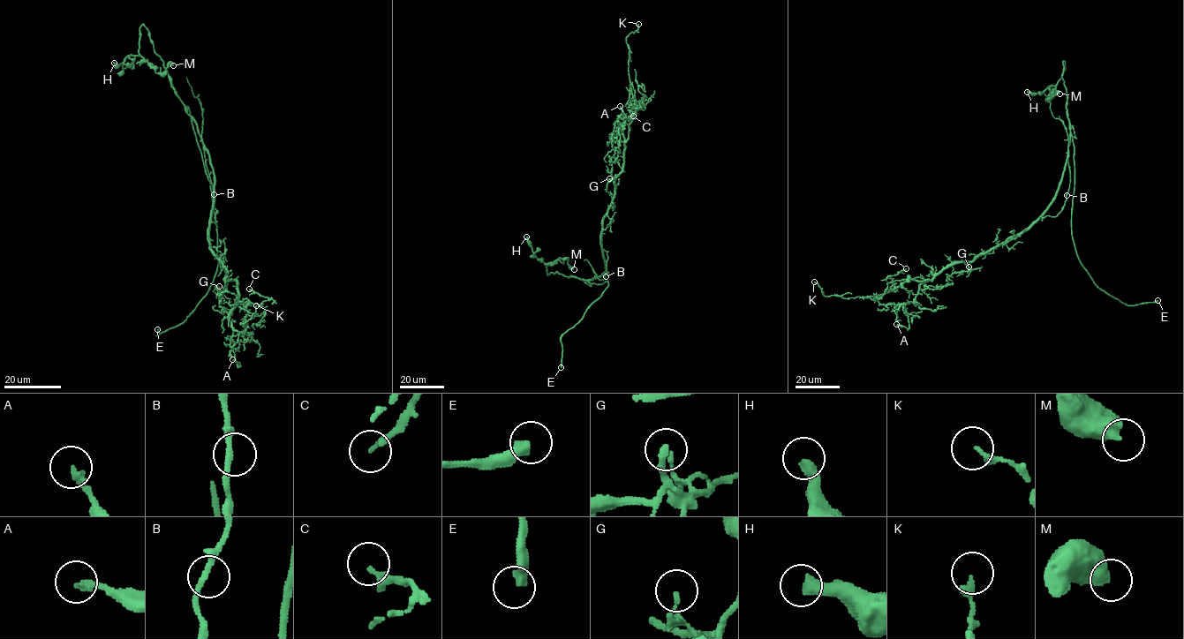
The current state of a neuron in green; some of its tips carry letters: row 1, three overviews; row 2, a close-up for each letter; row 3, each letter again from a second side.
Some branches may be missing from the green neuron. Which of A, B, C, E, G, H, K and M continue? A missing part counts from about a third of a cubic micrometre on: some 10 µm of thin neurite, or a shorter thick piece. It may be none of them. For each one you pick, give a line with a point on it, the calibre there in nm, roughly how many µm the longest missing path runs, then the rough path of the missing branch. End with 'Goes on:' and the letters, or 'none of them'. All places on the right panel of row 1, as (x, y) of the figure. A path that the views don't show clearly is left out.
E: Place: (1157, 300). Thickness 360 nm. Missing length about 3 µm
H: Place: (1027, 92). Thickness 400 nm. Missing length about 60 µm. Course of what is missing: (1027, 92), (1018, 93), (1010, 103), (1002, 107), (936, 107)
Goes on: E, H

